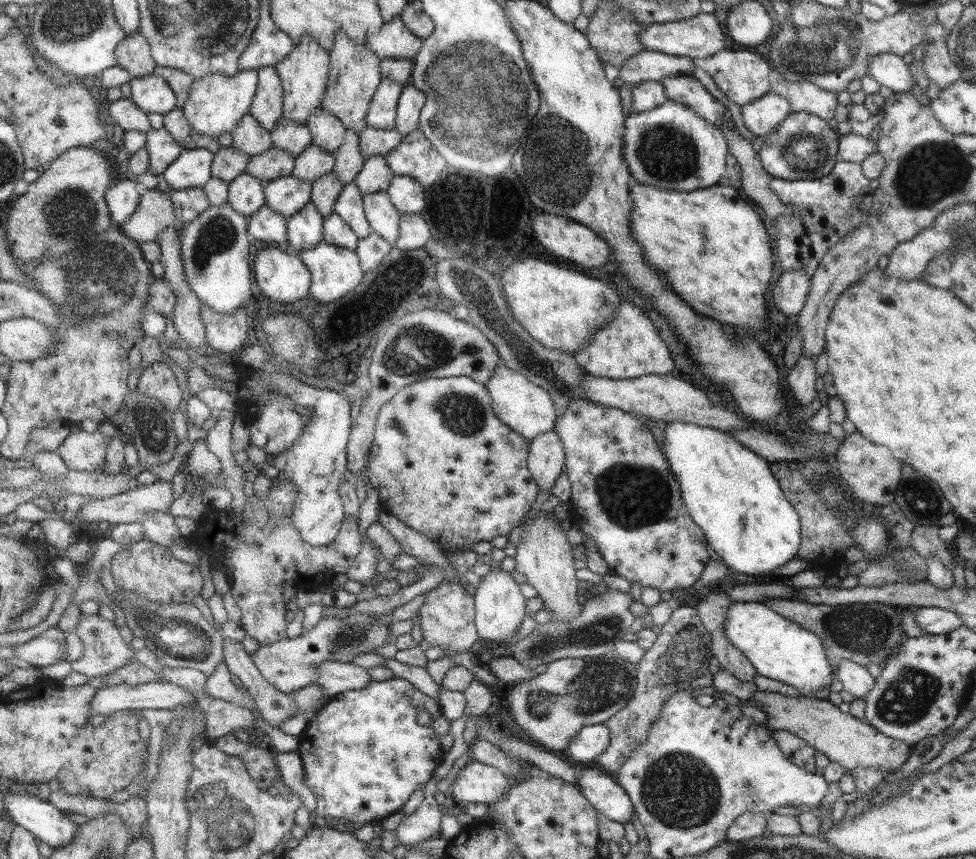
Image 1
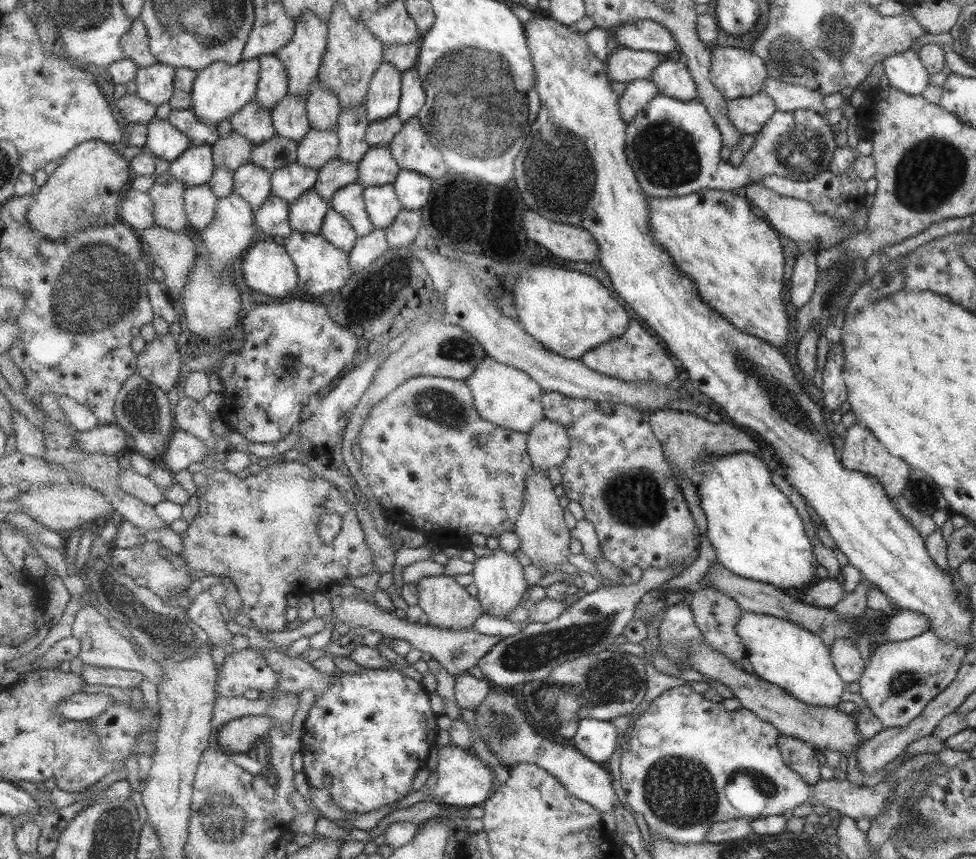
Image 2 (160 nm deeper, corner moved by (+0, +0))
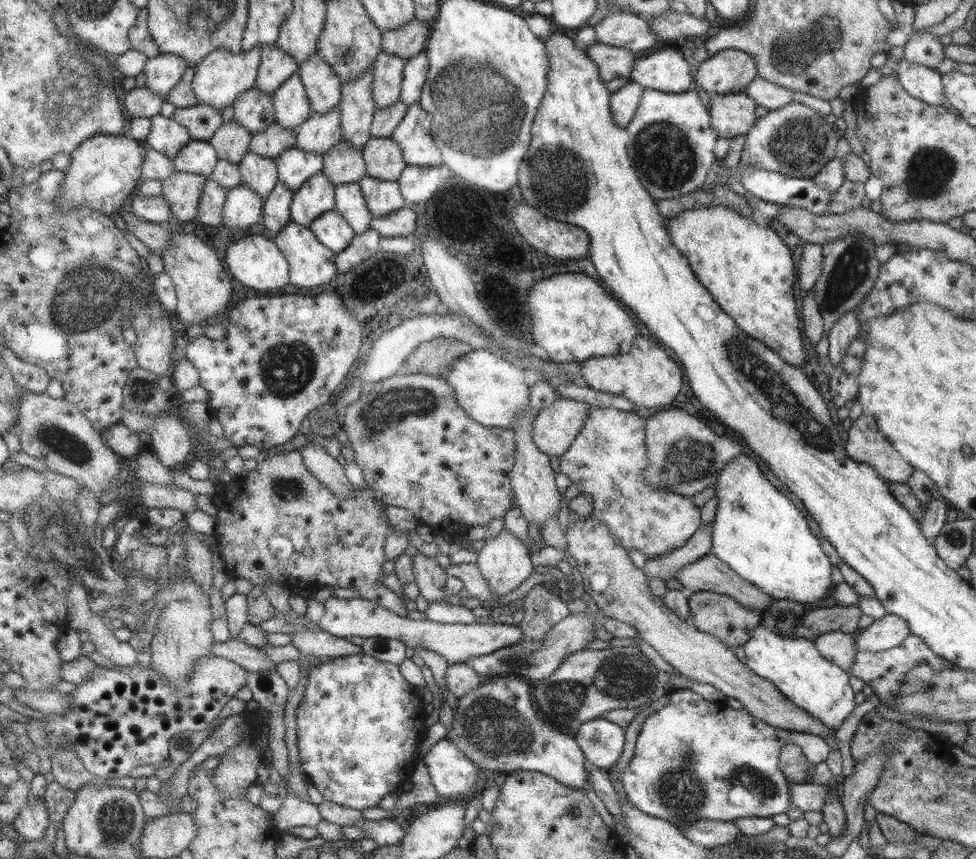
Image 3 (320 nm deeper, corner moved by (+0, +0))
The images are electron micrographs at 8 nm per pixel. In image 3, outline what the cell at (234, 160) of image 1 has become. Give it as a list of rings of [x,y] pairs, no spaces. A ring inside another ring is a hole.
[[[233,118],[219,128],[209,142],[221,159],[241,164],[243,157],[250,153],[253,138],[254,134]]]

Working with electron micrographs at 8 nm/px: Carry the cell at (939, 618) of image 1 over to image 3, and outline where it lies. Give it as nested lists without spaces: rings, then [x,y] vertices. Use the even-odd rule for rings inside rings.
[[[886,613],[866,628],[859,629],[853,636],[853,645],[857,652],[882,652],[895,648],[909,634],[911,633],[907,629],[907,623],[893,614]]]

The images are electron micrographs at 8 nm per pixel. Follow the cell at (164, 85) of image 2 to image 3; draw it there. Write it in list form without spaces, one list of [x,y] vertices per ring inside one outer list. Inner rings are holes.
[[[162,52],[147,61],[144,70],[146,86],[167,98],[190,66],[192,65],[186,58]]]

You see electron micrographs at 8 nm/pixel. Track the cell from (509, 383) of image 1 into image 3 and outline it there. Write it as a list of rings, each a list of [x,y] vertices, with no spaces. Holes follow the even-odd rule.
[[[474,349],[458,359],[453,359],[442,378],[454,390],[454,399],[463,412],[475,422],[485,427],[510,428],[514,418],[523,411],[529,411],[529,392],[527,388],[528,374],[509,360],[494,355],[491,351]]]

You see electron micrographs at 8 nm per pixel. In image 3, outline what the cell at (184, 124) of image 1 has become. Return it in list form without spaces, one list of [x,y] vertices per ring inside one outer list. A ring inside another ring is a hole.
[[[201,103],[189,108],[178,108],[174,119],[189,129],[193,141],[210,141],[223,123],[221,109]]]

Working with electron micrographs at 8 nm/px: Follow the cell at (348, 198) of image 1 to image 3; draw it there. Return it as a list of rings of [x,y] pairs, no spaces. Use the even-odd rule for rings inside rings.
[[[359,183],[336,186],[336,211],[354,228],[356,234],[363,234],[371,229],[374,215],[366,202],[366,195]]]

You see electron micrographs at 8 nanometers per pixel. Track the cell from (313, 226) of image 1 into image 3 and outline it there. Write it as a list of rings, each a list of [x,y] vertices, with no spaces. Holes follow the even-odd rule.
[[[321,174],[309,178],[303,188],[296,191],[292,203],[292,221],[310,227],[313,220],[336,209],[336,186]]]

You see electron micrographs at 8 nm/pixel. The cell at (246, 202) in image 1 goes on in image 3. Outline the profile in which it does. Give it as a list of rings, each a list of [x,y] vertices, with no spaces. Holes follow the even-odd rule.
[[[248,153],[240,164],[242,184],[256,190],[260,195],[269,196],[280,184],[276,160]]]

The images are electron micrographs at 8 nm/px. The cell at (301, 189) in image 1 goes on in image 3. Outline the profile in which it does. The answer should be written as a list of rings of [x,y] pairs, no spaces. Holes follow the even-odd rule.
[[[297,147],[285,150],[276,158],[280,183],[289,189],[298,191],[309,178],[321,174],[324,170],[324,156],[317,152],[305,152]]]

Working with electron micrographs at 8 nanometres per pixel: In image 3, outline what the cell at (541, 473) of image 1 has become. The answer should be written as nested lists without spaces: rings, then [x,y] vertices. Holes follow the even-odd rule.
[[[562,399],[538,410],[533,421],[532,440],[548,456],[558,458],[576,436],[585,430],[588,404],[573,399]]]

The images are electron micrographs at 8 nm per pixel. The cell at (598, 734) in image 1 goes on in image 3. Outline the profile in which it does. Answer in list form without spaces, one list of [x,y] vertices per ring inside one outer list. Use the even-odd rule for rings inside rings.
[[[600,717],[582,722],[573,738],[578,740],[586,763],[606,771],[618,763],[626,744],[623,728]]]

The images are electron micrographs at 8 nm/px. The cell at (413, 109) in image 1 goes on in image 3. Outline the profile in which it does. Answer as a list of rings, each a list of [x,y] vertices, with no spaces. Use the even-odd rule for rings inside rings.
[[[423,50],[415,56],[409,57],[403,67],[401,90],[398,100],[406,106],[415,104],[420,99],[423,85],[426,81],[429,61]]]

